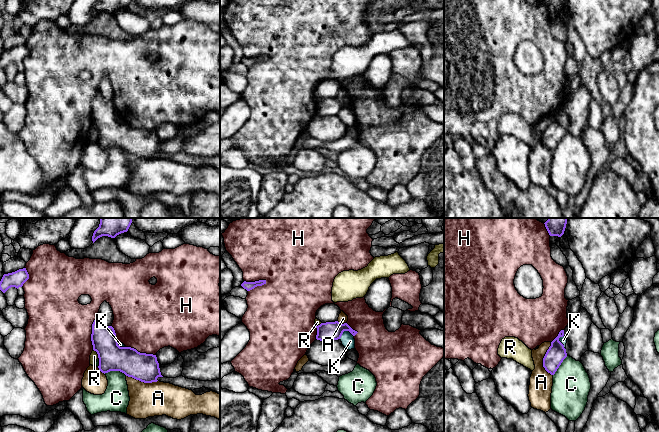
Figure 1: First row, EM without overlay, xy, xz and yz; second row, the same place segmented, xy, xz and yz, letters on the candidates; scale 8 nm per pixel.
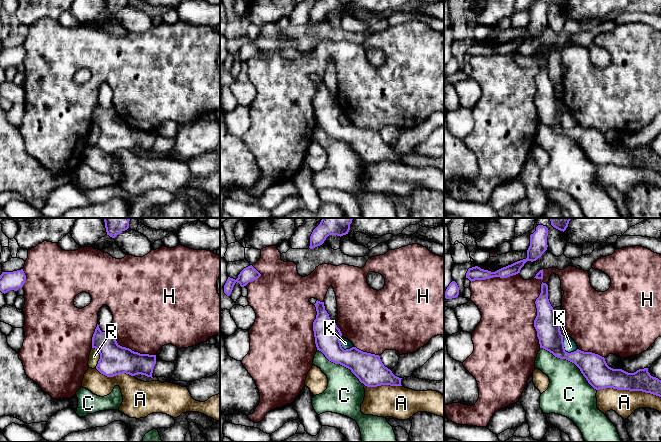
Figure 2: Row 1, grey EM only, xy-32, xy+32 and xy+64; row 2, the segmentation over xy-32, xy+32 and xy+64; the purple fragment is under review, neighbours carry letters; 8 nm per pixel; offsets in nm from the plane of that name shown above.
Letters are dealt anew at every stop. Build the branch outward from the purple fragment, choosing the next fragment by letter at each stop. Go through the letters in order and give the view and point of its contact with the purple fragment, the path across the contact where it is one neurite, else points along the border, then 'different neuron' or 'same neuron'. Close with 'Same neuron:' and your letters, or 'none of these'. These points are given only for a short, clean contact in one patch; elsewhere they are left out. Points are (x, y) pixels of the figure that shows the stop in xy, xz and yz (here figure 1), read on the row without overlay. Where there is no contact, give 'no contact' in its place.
A: meets purple in yz at (543, 135); different neuron
C: meets purple in xy at (115, 146); different neuron
H: meets purple in xz at (256, 57); different neuron
K: meets purple in xz at (345, 106); border along xz (353, 112), (348, 107), (344, 107), (339, 114); different neuron
R: meets purple in xy at (97, 129); border along xy (93, 125), (98, 133); different neuron
Same neuron: none of these

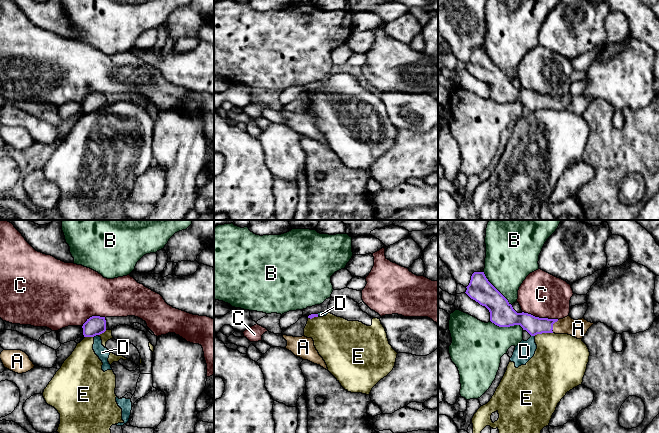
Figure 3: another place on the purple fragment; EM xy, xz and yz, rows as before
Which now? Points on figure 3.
A: meets purple in yz at (552, 102); runs through yz (533, 101), (552, 102), (578, 104); same neuron
B: meets purple in yz at (496, 65); different neuron
C: meets purple in yz at (540, 94); different neuron
D: meets purple in yz at (533, 111); border along yz (531, 111), (534, 112); different neuron
E: meets purple in xy at (95, 111); border along xy (106, 106), (99, 110), (85, 113); different neuron
Same neuron: A

